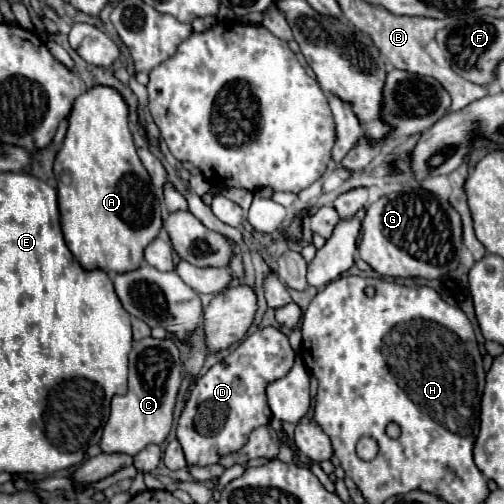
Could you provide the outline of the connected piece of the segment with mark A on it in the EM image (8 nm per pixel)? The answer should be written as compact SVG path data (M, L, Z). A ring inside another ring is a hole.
M107 86L81 94L53 166L63 238L83 270L125 274L143 264L143 250L163 228L163 210L143 168L127 122L127 104Z

